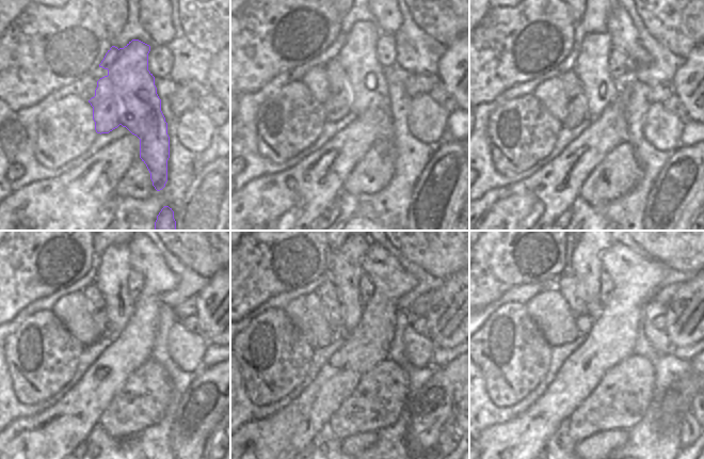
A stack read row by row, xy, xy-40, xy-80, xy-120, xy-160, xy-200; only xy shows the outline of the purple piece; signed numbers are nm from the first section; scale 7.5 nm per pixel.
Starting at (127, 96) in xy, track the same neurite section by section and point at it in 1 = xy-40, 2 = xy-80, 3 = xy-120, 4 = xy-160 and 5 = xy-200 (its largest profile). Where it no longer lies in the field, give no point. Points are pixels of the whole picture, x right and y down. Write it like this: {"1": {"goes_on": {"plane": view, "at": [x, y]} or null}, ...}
{"1": {"goes_on": {"plane": "xy-40", "at": [368, 93]}}, "2": {"goes_on": {"plane": "xy-80", "at": [596, 40]}}, "3": {"goes_on": {"plane": "xy-120", "at": [113, 273]}}, "4": {"goes_on": {"plane": "xy-160", "at": [347, 273]}}, "5": {"goes_on": {"plane": "xy-200", "at": [586, 258]}}}

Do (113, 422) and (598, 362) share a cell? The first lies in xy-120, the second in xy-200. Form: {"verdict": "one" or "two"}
{"verdict": "two"}

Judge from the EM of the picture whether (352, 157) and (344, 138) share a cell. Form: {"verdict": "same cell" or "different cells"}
{"verdict": "different cells"}

